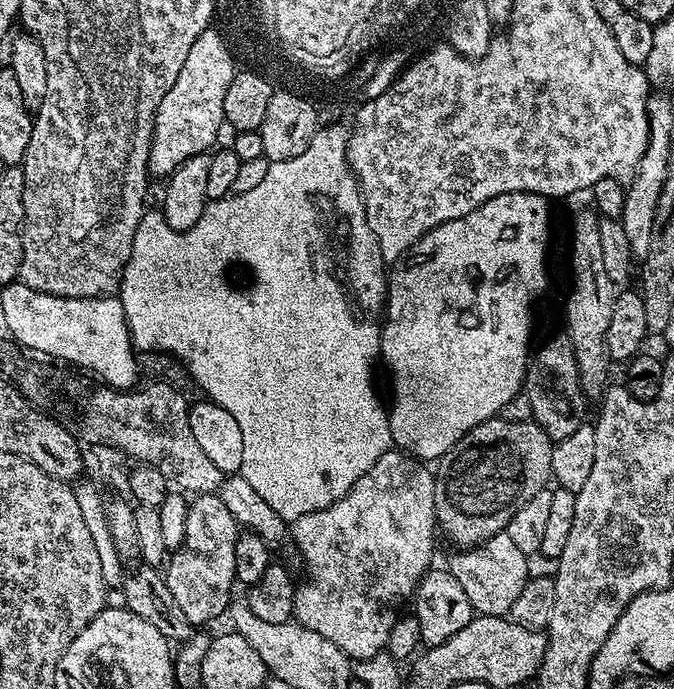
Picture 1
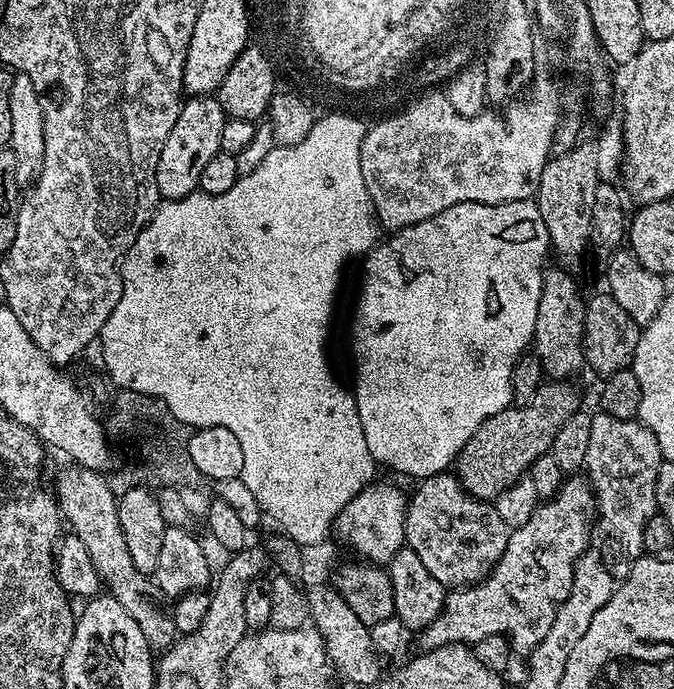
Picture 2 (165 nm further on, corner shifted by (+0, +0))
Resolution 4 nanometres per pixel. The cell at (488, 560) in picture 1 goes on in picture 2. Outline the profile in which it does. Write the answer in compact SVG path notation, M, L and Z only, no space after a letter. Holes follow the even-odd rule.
M439 472L436 476L425 476L417 484L420 485L417 486L416 493L413 496L409 495L407 497L408 509L406 510L406 518L404 519L404 539L407 547L412 548L414 554L418 554L418 558L422 558L422 563L426 566L426 570L430 570L430 574L434 574L434 578L438 578L438 582L442 582L445 589L459 590L485 580L491 574L494 565L502 558L502 550L506 550L506 542L508 541L510 531L506 526L506 522L502 522L502 518L498 518L498 510L495 503L474 498L461 486L459 478L455 474L449 474L448 472Z

